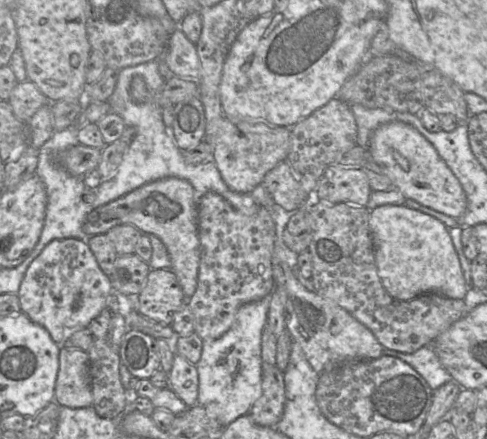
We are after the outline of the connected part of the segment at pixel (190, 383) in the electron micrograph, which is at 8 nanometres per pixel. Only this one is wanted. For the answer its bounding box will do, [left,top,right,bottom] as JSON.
[168,354,198,407]

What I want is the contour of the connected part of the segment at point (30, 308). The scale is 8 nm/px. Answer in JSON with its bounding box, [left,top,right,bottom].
[18,238,113,345]

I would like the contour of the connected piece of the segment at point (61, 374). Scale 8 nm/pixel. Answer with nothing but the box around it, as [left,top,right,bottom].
[54,346,93,408]

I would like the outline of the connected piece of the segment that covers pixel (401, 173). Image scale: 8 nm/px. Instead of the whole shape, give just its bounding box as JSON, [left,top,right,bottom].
[368,122,467,219]

